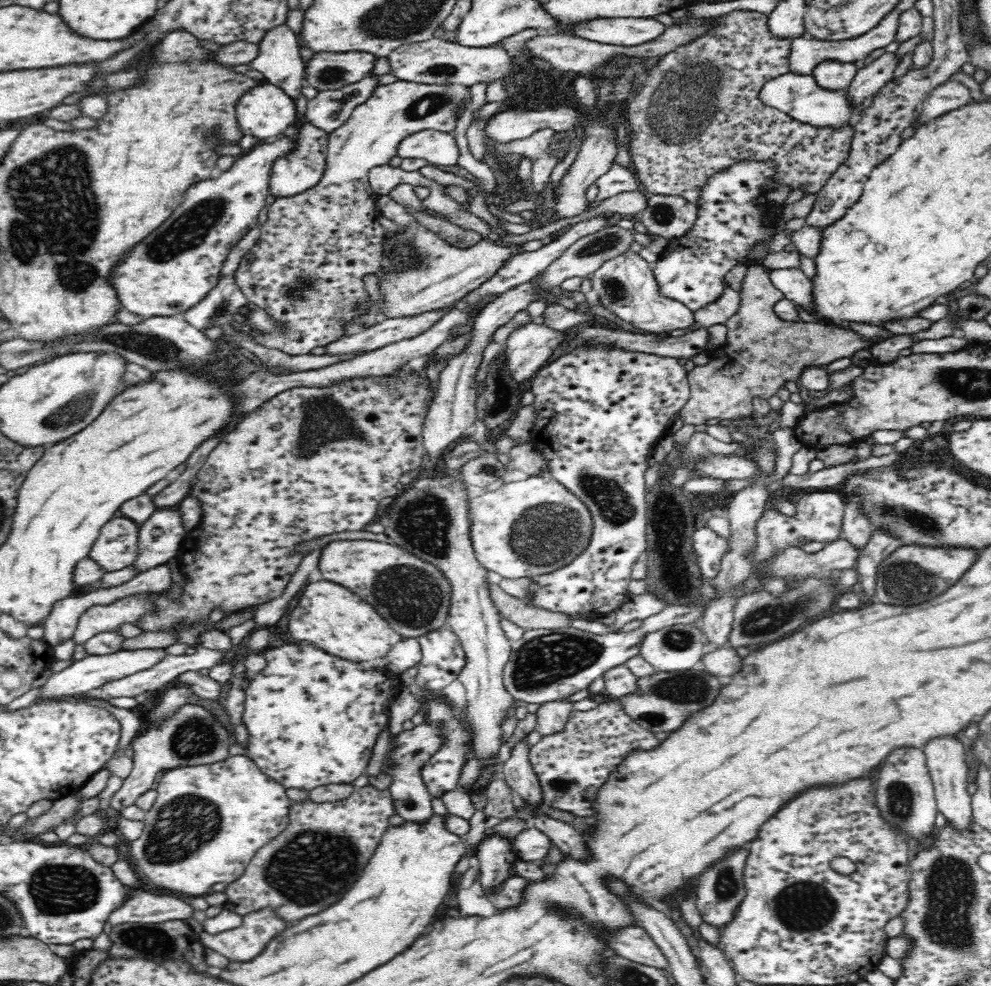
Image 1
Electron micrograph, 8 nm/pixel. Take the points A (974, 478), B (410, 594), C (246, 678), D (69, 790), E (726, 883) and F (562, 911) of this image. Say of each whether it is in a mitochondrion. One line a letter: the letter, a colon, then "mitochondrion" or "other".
A: other
B: mitochondrion
C: other
D: other
E: mitochondrion
F: other

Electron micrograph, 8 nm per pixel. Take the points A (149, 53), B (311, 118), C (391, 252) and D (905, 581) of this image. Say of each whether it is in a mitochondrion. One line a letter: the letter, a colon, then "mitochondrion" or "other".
A: other
B: other
C: other
D: mitochondrion

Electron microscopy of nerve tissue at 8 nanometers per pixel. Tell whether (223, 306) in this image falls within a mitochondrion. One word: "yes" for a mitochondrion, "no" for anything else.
yes

